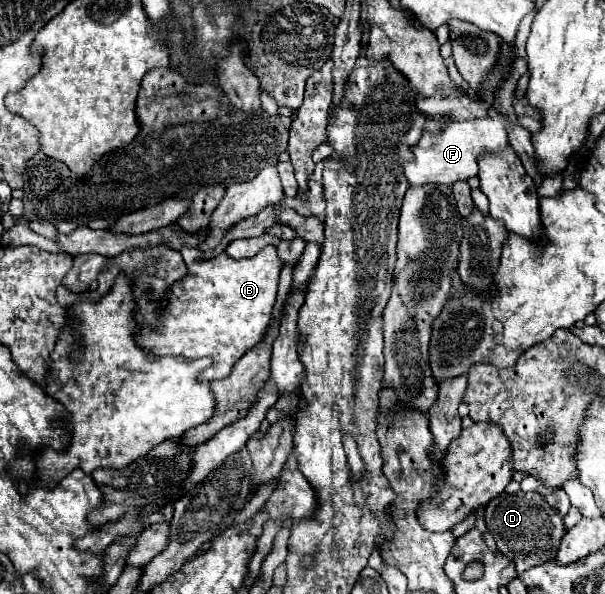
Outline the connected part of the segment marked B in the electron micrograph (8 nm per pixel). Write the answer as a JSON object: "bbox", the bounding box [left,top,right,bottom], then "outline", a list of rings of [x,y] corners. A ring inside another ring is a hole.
{"bbox":[135,246,281,380],"outline":[[[183,246],[181,256],[187,264],[187,274],[165,294],[165,312],[169,316],[157,328],[141,328],[135,342],[151,354],[179,354],[187,360],[209,356],[213,364],[199,374],[199,380],[219,380],[229,376],[239,356],[263,340],[277,298],[281,272],[277,250],[267,246],[249,260],[231,260],[225,252],[201,260],[197,248]]]}

